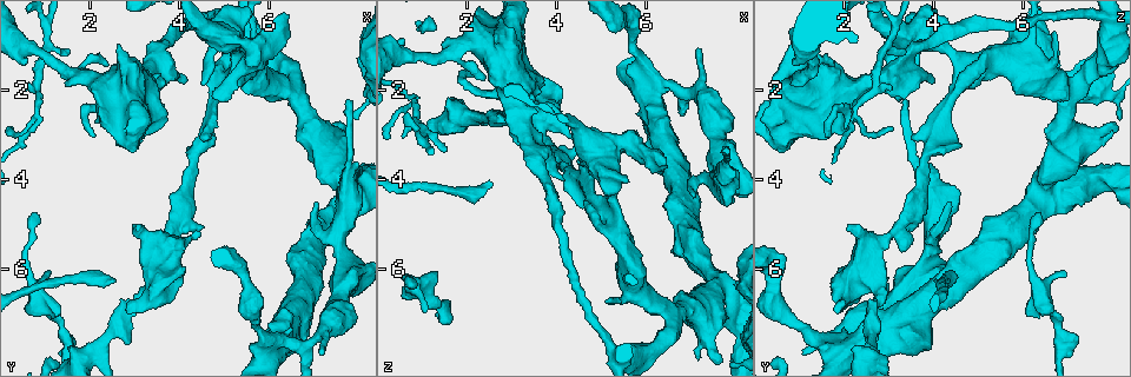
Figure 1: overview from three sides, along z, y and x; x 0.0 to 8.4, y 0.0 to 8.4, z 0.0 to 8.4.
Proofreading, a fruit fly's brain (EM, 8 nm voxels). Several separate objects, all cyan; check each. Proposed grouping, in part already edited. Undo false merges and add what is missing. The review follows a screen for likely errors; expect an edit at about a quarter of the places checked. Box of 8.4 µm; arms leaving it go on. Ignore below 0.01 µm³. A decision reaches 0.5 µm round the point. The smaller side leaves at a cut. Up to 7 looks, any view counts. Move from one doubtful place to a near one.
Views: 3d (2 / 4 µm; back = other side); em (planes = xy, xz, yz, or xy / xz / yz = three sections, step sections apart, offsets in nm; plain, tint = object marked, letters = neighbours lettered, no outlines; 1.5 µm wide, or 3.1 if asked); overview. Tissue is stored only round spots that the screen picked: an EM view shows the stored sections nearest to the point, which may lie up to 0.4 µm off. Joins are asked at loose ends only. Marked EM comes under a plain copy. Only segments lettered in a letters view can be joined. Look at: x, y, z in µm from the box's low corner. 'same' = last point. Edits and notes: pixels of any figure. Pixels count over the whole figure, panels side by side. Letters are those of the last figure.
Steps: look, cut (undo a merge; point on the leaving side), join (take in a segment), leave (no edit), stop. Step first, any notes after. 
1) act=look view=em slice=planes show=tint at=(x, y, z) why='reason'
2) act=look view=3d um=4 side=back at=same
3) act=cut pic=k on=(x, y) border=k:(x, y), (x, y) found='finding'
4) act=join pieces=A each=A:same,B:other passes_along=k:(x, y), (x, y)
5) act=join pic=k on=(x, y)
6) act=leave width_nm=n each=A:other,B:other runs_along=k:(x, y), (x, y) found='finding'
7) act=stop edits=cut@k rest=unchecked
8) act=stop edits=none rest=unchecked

act=look view=em slice=xz step=8 show=tint at=(7.80, 2.25, 3.40)

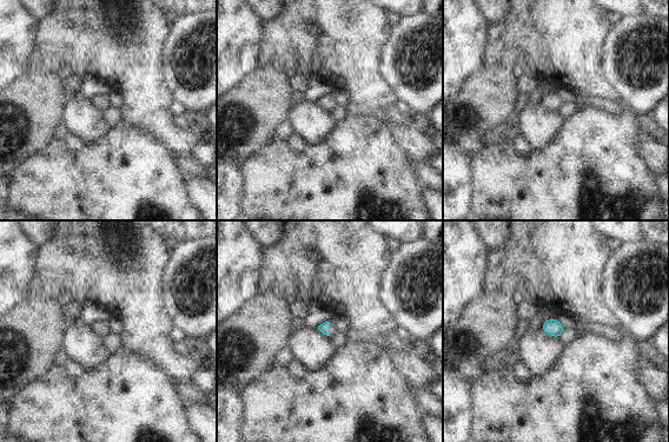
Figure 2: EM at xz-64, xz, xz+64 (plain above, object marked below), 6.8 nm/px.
act=look view=em slice=xy step=8 show=letters at=same why='another direction'

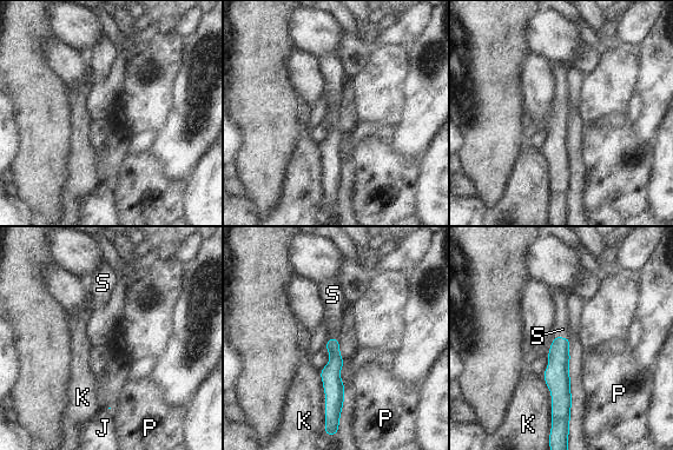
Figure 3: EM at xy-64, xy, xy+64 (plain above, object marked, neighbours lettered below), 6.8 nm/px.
act=join pieces=S longest_contact=K:340nm each=J:other,K:other,P:other,S:same passes_along=3:(556, 374), (562, 338), (562, 329) found='the cell continues'

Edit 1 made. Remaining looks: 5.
act=look view=overview

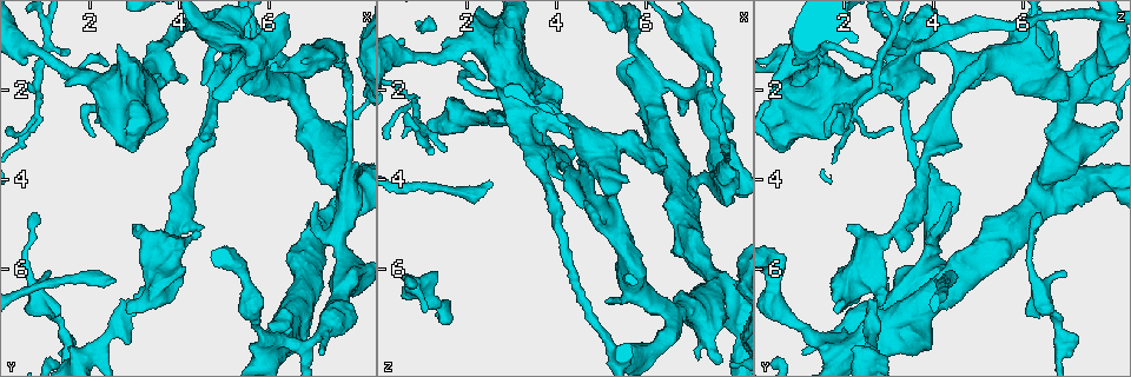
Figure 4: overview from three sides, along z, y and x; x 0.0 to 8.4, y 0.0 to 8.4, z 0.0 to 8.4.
act=look view=em slice=yz step=4 show=letters at=(4.10, 1.90, 4.00) why='an open end'

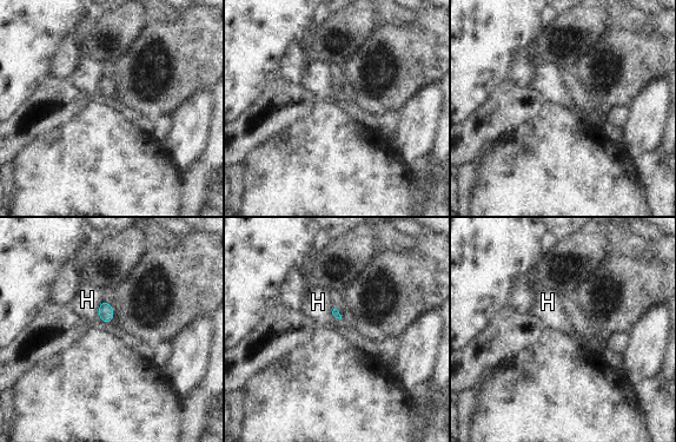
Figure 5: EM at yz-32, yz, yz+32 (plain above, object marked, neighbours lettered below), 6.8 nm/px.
act=look view=em slice=xy step=4 show=letters at=same

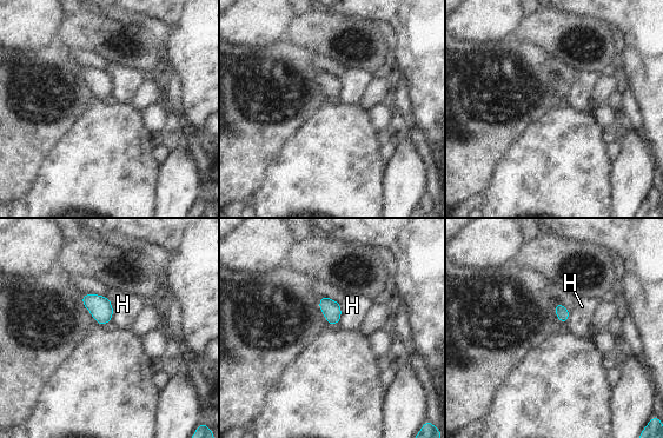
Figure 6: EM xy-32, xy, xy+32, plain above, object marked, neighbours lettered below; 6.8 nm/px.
act=leave each=H:other found='none of them fits'

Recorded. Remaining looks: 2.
act=look view=3d um=2 at=(4.45, 5.15, 3.25)

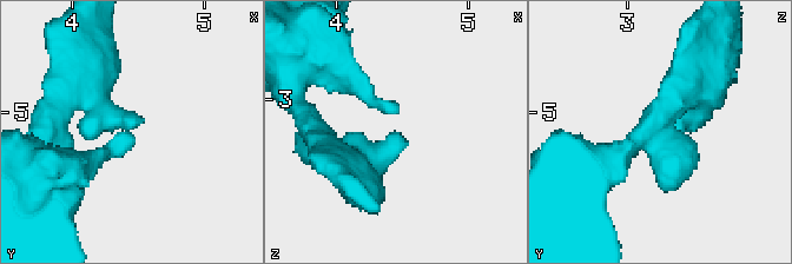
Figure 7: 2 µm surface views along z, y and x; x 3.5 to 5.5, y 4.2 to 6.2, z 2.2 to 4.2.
act=look view=em slice=planes show=letters at=(4.44, 5.10, 3.26) why='now the EM'

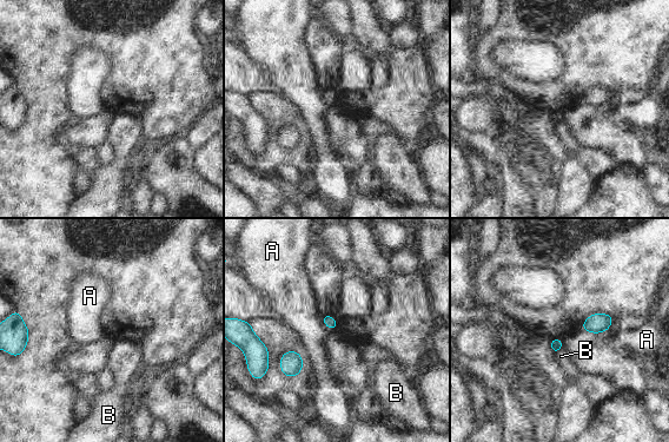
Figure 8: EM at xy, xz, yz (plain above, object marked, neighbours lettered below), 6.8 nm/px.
act=leave each=A:other,B:other border=8:(320, 315), (324, 324), (332, 330) found='no lettered segment goes on from it'

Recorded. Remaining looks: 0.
act=stop edits=join@3 rest=unchecked

